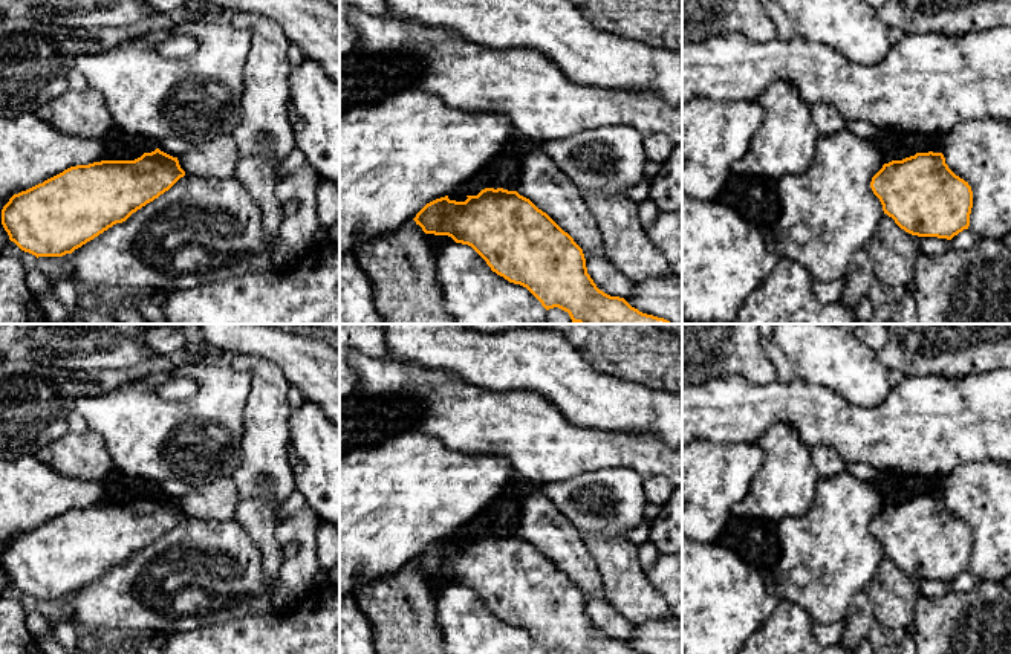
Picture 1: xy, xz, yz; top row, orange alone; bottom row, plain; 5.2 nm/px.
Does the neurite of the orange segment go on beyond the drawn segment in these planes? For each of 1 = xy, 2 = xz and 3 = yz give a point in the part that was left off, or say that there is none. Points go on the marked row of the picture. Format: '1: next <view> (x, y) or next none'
1: next none
2: next none
3: next none

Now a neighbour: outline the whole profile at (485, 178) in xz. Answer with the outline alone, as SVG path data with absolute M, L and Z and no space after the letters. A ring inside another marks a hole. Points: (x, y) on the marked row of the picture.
M506 145L496 159L460 183L448 199L465 202L470 196L477 196L485 188L515 191L519 177L519 150L517 147Z

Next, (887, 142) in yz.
M886 130L875 144L881 151L883 162L902 160L915 156L916 153L942 153L944 136L941 134L924 134L905 131L899 133L895 130Z

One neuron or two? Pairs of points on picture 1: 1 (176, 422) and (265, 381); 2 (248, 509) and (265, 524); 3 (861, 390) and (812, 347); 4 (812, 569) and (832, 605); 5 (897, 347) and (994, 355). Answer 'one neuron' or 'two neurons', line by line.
1: two neurons
2: one neuron
3: one neuron
4: one neuron
5: one neuron

